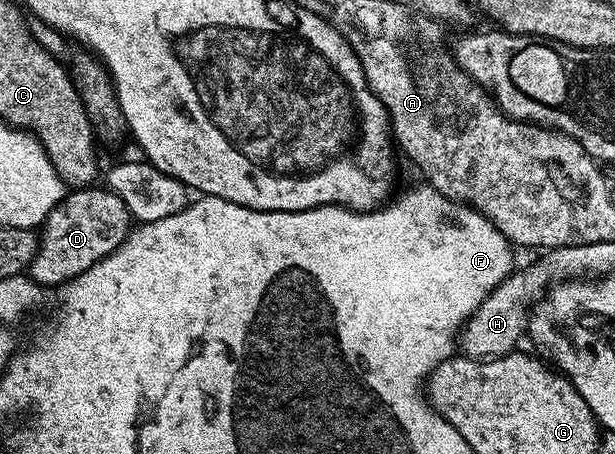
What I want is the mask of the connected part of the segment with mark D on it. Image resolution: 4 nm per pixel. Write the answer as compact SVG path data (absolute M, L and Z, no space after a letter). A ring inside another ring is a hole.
M76 188L65 193L64 199L44 217L36 255L27 268L37 286L59 287L89 270L95 262L101 262L107 254L113 254L128 239L134 219L126 204L118 200L114 191L96 189Z

